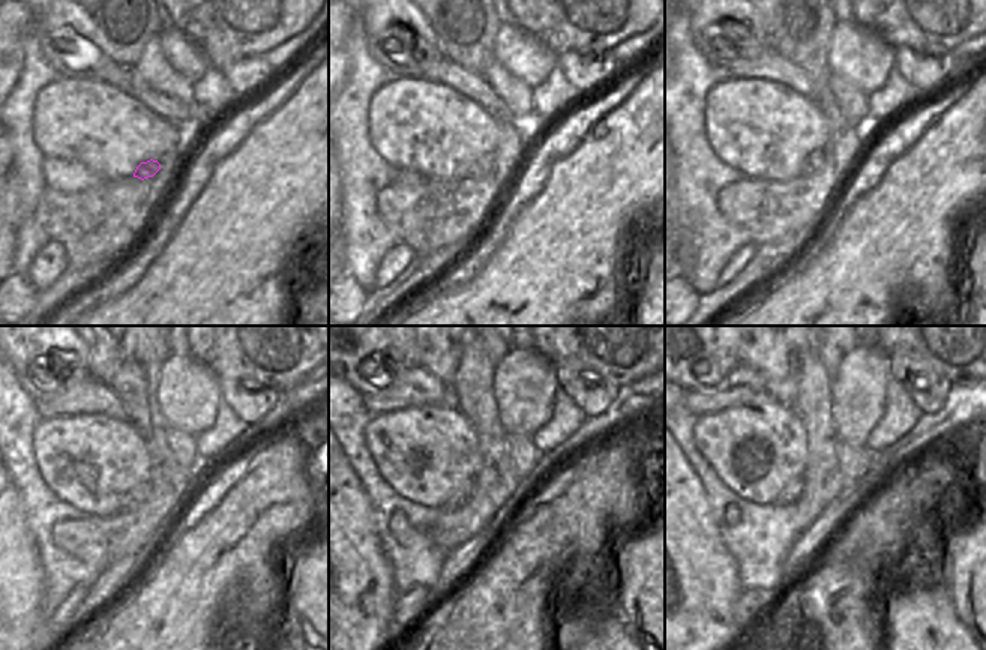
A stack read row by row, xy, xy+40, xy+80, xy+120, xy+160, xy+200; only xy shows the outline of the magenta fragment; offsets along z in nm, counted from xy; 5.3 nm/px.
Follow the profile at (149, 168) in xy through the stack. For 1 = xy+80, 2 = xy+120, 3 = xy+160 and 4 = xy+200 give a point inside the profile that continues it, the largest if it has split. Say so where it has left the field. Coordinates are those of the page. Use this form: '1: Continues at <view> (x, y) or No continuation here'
1: Continues at xy+80 (815, 159)
2: Continues at xy+120 (140, 493)
3: Continues at xy+160 (462, 493)
4: Continues at xy+200 (790, 494)

